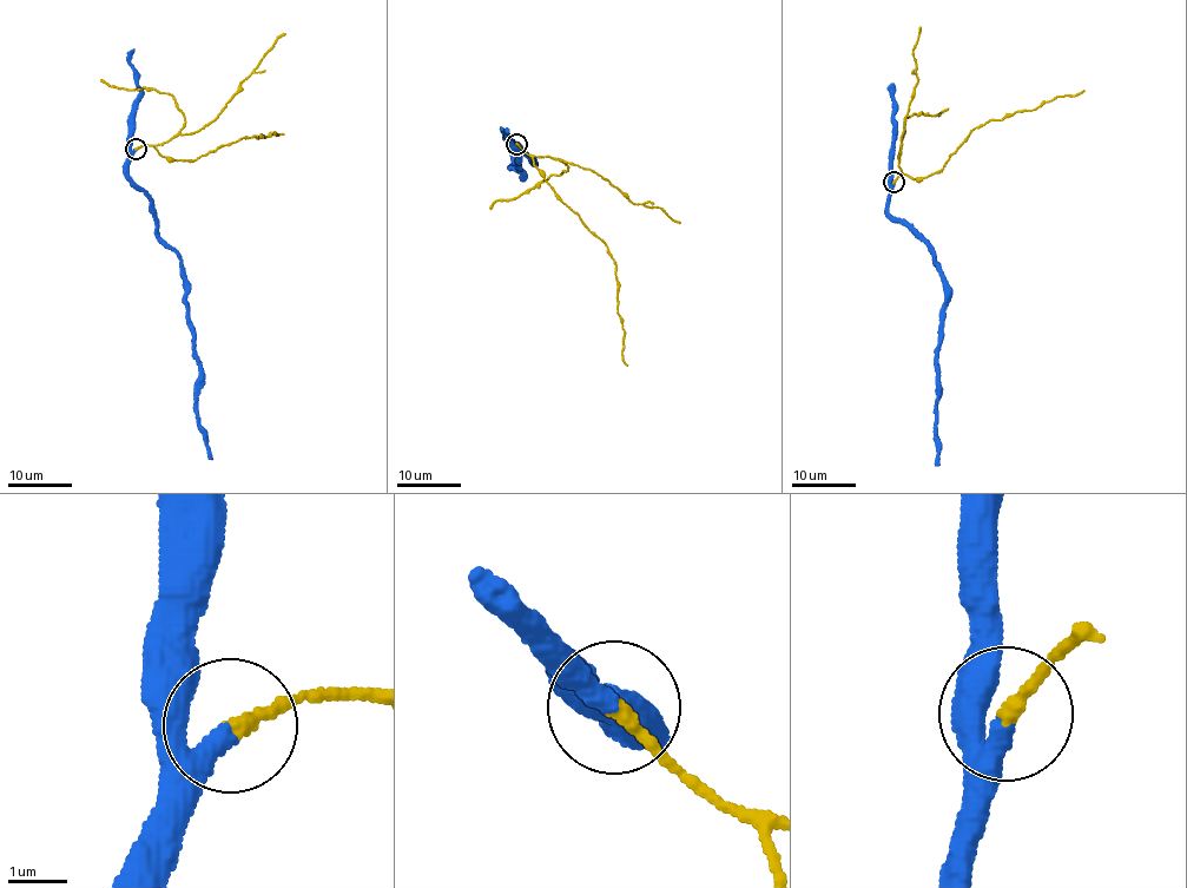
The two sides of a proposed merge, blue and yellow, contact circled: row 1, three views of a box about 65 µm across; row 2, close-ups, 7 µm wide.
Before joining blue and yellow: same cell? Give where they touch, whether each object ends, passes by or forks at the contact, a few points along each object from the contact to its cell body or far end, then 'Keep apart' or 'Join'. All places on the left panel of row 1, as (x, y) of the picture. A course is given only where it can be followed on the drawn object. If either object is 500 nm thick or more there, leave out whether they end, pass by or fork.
Place: (136, 149). At the ring blue ends. At the ring yellow ends. Course of blue: (136, 149), (127, 176), (150, 201), (156, 235), (179, 260), (198, 366), (197, 426), (212, 459). Course of yellow: (136, 149), (153, 146), (164, 157), (193, 162), (242, 139), (284, 133). Join

